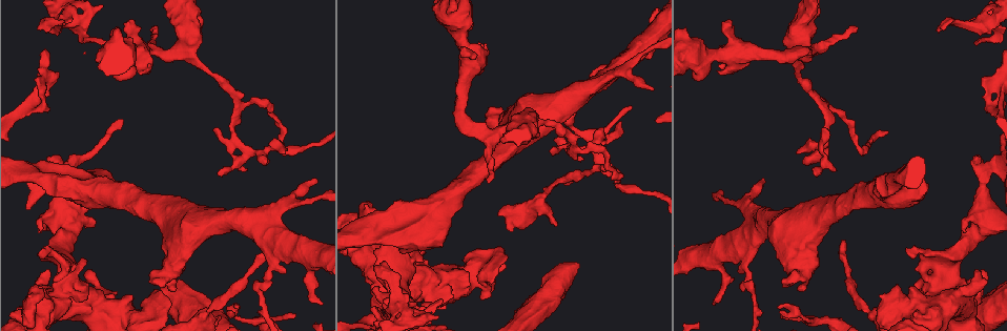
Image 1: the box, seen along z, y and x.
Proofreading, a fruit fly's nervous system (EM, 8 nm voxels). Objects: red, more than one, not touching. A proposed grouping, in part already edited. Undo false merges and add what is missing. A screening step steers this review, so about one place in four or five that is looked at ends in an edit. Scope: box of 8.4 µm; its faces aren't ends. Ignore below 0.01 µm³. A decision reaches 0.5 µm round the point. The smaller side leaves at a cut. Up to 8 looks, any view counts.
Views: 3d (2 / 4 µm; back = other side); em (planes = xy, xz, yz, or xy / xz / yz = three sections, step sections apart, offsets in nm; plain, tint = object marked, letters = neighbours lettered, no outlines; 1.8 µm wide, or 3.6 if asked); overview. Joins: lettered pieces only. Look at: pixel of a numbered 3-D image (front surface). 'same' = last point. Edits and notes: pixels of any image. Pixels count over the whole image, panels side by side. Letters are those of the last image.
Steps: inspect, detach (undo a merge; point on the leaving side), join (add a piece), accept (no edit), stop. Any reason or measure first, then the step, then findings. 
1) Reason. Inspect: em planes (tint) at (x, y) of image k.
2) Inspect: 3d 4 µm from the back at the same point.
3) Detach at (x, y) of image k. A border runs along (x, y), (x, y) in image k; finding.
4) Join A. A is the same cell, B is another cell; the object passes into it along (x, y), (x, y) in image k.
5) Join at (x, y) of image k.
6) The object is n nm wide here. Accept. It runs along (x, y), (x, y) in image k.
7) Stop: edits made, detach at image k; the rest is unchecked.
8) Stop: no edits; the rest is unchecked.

Sudden change in width. Inspect: em 3.6 µm xy step 16 (tint) at (455, 22) of image 1.

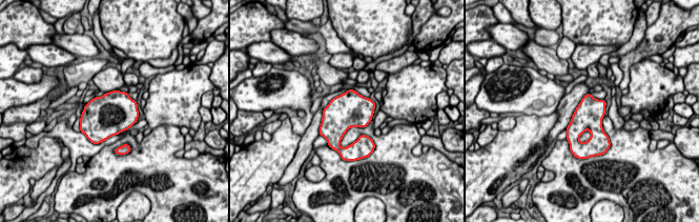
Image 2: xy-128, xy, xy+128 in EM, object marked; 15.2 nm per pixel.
Cut it another way. Inspect: em 3.6 µm planes (letters) at the same point.

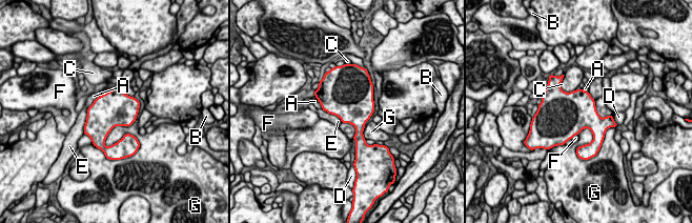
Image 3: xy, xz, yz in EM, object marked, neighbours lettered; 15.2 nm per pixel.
The object is 550 nm wide here. Accept. A, B, C, D, E, F and G are other cells; a border runs along (87, 108), (83, 133) in image 3; one cell here.

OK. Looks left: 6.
Long arm stops here. Inspect: em planes (letters) at (603, 168) of image 1.

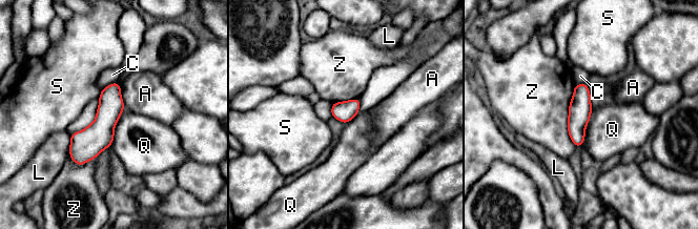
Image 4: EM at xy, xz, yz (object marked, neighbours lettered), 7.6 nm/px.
The object is 160 nm wide here. Accept. A, C, L, Q, S and Z are other cells; a border runs along (592, 109), (584, 142), (581, 145) in image 4; none of them fits.

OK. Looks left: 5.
Narrows sharply. Inspect: em planes (letters) at (862, 307) of image 1.

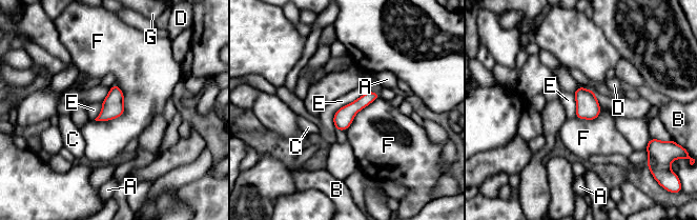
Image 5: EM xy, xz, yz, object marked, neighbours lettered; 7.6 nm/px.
The longest contact is with E, 380 nm. Accept. A, B, C, D, E, F and G are other cells; one cell here.

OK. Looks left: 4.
Stop: no edits; the rest is unchecked.

